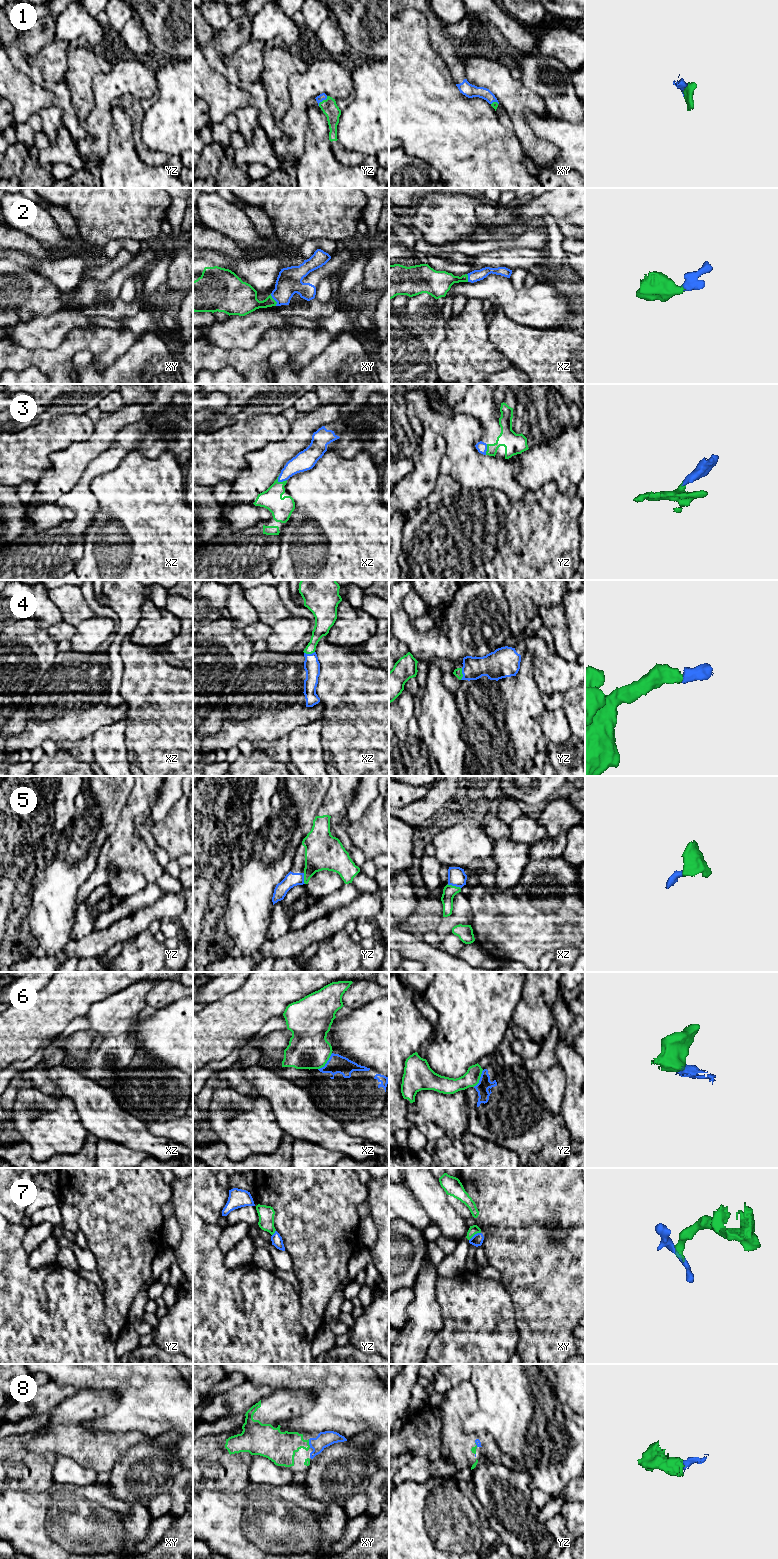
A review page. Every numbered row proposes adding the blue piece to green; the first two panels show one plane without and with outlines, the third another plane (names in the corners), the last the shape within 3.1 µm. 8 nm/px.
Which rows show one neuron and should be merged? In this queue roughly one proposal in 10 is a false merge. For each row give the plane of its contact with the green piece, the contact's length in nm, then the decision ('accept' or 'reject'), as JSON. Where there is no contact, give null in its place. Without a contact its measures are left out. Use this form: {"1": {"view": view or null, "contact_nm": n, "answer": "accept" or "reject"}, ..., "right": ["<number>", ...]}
{"1": {"view": "yz", "contact_nm": 110, "answer": "accept"}, "2": {"view": "xy", "contact_nm": 110, "answer": "accept"}, "3": {"view": "xz", "contact_nm": 80, "answer": "accept"}, "4": {"view": "yz", "contact_nm": 100, "answer": "accept"}, "5": {"view": "xz", "contact_nm": 120, "answer": "accept"}, "6": {"view": "xz", "contact_nm": 180, "answer": "reject"}, "7": {"view": "xy", "contact_nm": 120, "answer": "accept"}, "8": {"view": "xy", "contact_nm": 70, "answer": "accept"}, "right": ["1", "2", "3", "4", "5", "7", "8"]}

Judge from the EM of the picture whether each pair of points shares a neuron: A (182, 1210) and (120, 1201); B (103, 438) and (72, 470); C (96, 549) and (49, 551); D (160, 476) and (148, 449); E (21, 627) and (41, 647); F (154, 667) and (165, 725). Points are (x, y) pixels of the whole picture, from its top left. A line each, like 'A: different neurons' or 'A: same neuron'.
A: different neurons
B: same neuron
C: different neurons
D: different neurons
E: same neuron
F: same neuron

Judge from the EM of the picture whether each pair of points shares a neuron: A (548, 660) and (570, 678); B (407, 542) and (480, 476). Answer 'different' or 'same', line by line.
A: same
B: different

